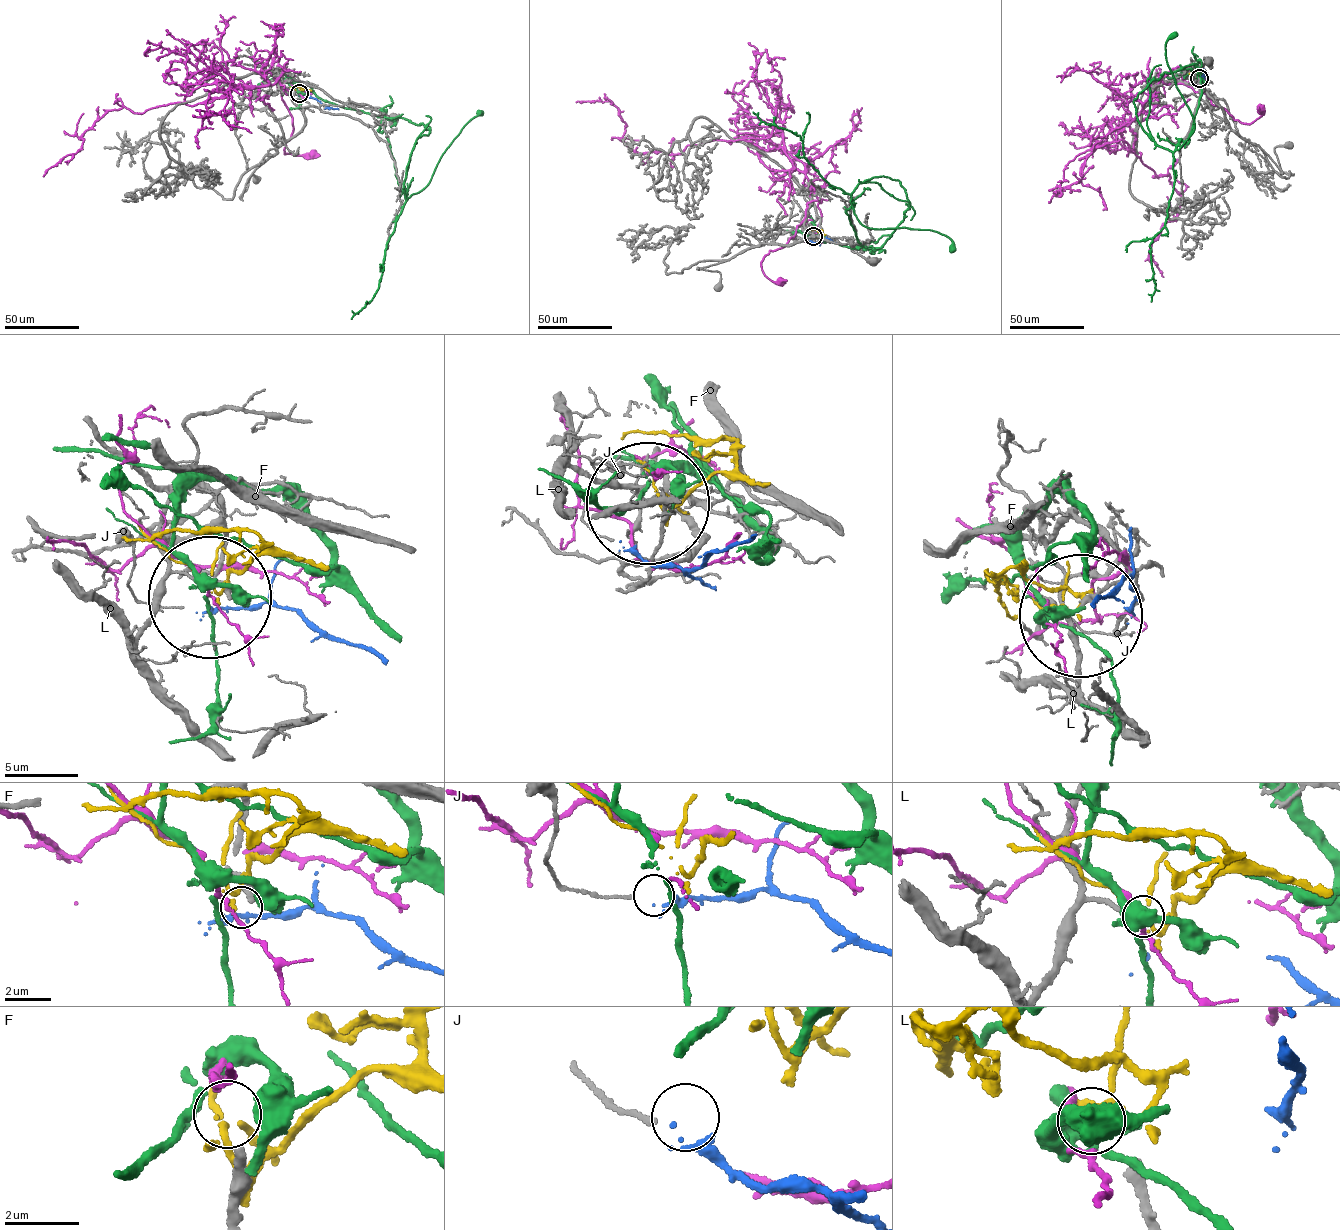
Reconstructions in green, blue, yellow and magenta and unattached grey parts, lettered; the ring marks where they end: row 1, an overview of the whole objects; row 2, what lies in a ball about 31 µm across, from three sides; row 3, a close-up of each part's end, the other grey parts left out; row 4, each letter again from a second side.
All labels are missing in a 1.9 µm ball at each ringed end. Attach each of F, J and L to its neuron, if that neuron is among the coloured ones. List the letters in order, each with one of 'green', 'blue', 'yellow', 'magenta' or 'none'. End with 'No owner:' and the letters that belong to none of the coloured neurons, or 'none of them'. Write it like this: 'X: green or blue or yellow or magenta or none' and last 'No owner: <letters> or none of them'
F: none
J: none
L: none
No owner: F, J, L

